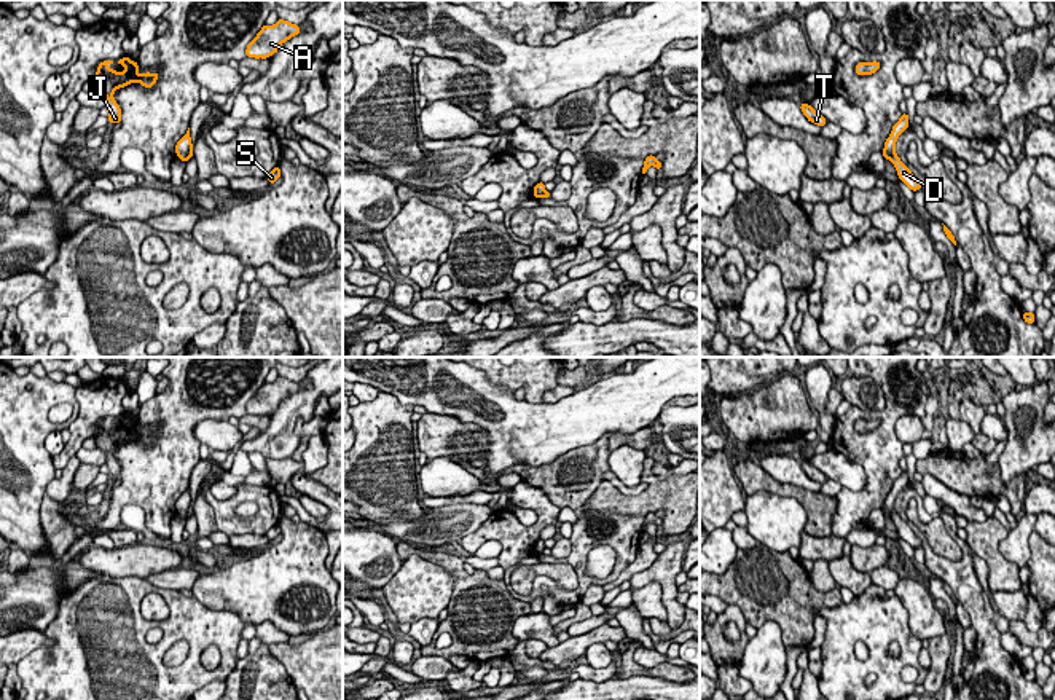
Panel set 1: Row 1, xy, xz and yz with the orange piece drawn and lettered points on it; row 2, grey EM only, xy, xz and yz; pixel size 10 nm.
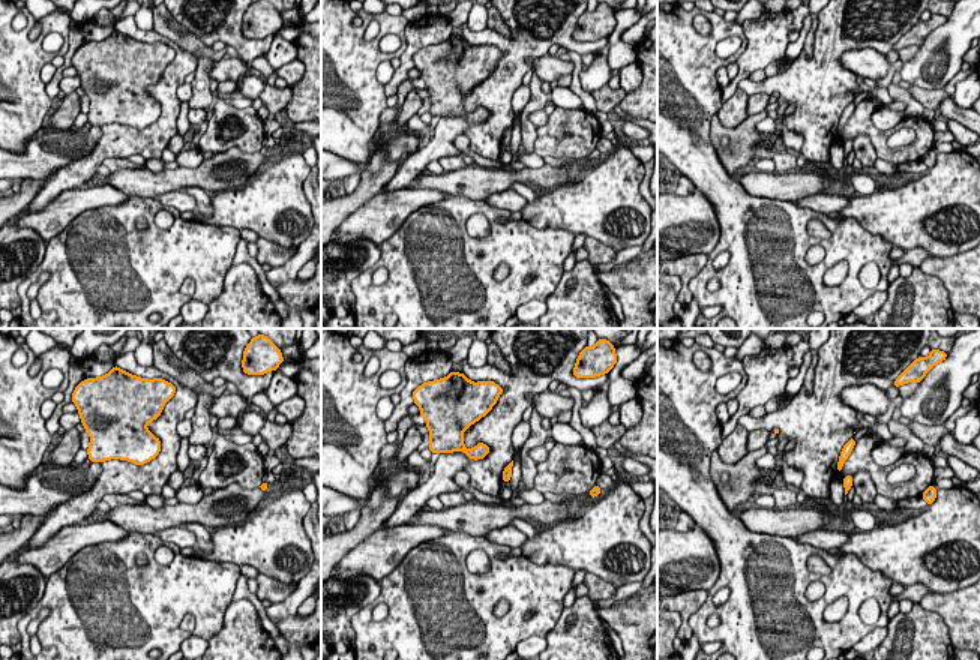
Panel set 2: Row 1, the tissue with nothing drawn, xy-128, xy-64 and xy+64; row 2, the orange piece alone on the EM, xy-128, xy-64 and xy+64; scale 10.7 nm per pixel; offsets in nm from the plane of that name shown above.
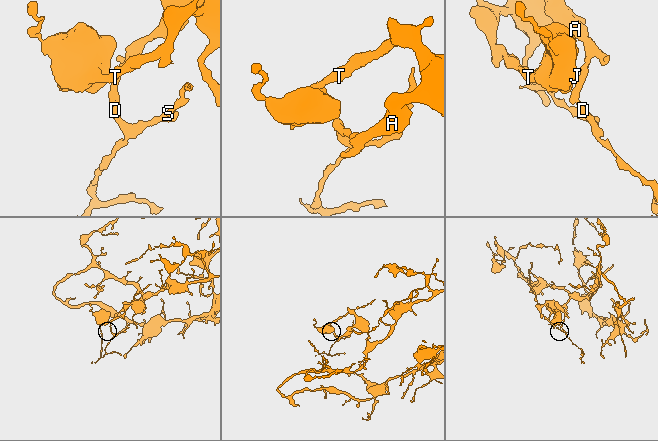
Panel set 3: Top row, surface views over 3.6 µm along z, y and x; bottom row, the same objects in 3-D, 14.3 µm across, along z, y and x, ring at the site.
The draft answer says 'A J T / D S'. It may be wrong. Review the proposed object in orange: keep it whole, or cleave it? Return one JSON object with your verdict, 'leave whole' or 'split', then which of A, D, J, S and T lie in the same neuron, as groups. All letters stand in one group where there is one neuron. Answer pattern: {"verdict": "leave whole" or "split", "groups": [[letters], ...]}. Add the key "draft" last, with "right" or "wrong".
{"verdict": "split", "groups": [["A", "J", "T"], ["D", "S"]], "draft": "right"}

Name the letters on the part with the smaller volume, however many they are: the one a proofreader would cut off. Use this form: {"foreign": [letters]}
{"foreign": ["D", "S"]}

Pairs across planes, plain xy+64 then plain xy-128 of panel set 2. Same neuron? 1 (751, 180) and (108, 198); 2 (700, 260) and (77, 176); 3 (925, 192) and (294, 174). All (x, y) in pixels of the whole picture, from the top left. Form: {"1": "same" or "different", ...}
{"1": "different", "2": "same", "3": "same"}

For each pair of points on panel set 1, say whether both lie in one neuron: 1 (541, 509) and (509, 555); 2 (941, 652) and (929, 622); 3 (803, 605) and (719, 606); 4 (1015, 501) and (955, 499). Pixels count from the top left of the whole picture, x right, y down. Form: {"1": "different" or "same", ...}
{"1": "same", "2": "different", "3": "different", "4": "different"}

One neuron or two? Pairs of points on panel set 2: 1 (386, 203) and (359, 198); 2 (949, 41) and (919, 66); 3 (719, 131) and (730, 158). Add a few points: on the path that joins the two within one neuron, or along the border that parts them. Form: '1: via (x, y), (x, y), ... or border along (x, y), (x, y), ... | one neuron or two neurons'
1: border along (381, 189), (341, 222) | two neurons
2: via (943, 42), (926, 59) | one neuron
3: via (718, 137), (718, 146), (724, 152) | one neuron

